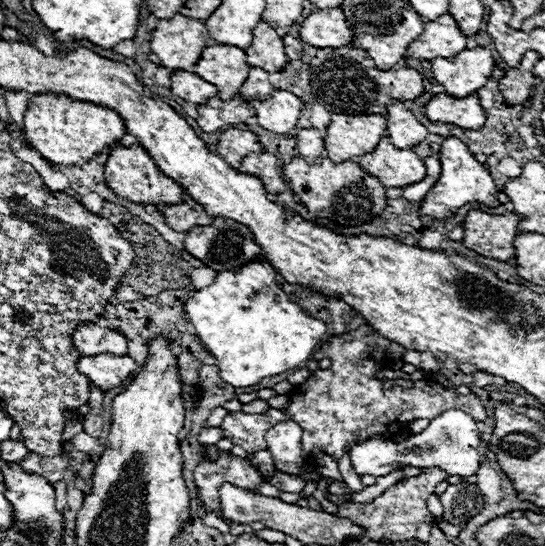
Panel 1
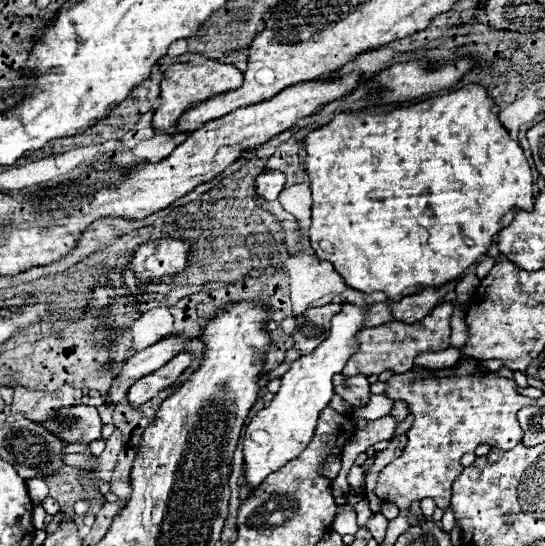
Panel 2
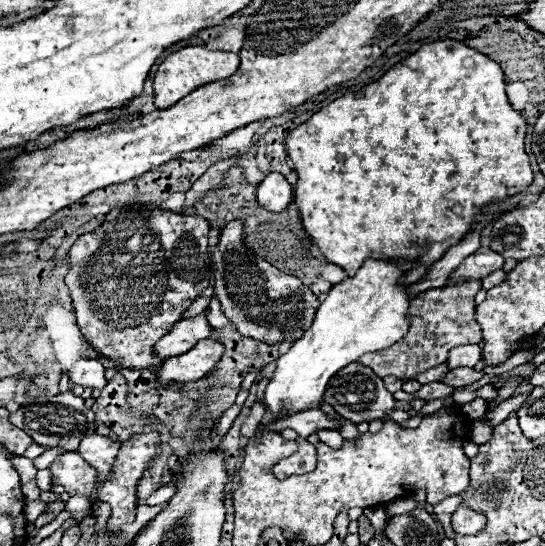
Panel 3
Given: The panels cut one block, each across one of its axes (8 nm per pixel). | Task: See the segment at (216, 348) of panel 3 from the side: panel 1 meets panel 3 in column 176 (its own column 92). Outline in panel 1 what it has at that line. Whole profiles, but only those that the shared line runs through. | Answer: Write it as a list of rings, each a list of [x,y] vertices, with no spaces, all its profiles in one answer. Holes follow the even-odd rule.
[[[96,354],[96,356],[80,356],[78,360],[78,372],[90,378],[100,390],[120,386],[134,370],[136,362],[130,356]]]

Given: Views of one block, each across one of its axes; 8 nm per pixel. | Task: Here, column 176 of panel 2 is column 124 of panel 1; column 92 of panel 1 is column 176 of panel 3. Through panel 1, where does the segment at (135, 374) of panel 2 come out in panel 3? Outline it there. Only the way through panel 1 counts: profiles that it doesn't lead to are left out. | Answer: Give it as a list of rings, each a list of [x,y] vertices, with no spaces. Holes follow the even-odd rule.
[[[202,312],[194,318],[176,322],[174,328],[154,344],[154,352],[160,360],[184,354],[190,348],[194,348],[196,342],[208,338],[210,332],[212,332],[212,328],[206,322],[206,312]]]

